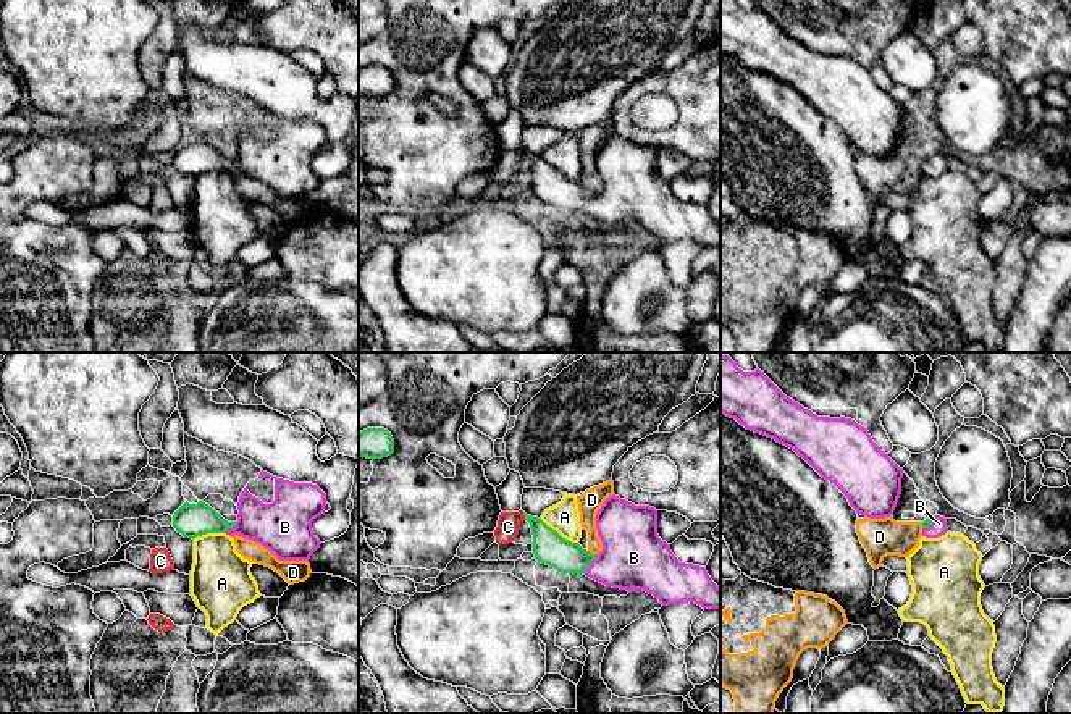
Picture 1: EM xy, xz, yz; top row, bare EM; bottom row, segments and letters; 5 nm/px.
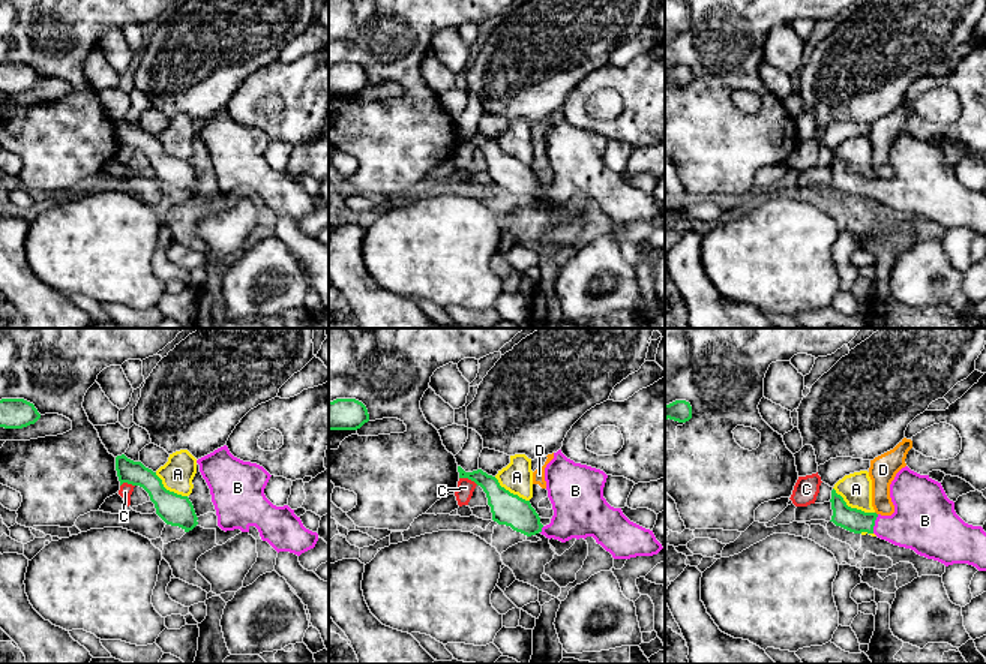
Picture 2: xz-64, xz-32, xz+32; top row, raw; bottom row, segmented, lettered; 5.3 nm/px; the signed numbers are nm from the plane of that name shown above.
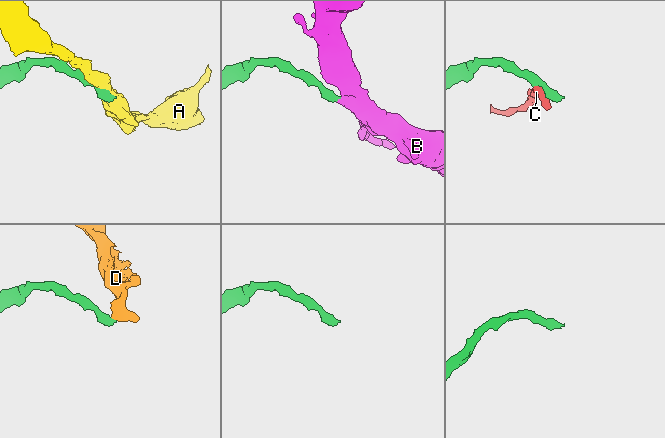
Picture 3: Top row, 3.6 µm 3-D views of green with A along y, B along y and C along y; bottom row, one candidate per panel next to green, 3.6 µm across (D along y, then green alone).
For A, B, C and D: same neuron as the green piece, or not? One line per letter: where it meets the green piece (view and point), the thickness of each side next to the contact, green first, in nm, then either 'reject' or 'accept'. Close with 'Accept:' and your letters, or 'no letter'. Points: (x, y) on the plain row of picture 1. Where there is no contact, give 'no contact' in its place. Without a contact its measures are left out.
A: meets green in xz at (558, 172); 170 nm thick on the green side, 160 nm on the other; reject
B: meets green in xz at (590, 202); 170 nm thick on the green side, 320 nm on the other; accept
C: meets green in xz at (524, 154); 170 nm thick on the green side, 110 nm on the other; reject
D: meets green in xz at (590, 191); 170 nm thick on the green side, 110 nm on the other; reject
Accept: B

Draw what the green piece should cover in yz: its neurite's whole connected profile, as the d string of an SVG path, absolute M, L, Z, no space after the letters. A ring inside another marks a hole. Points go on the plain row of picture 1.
M935 153L934 157L926 157L922 160L922 174L926 176L939 176L948 170L947 157Z

